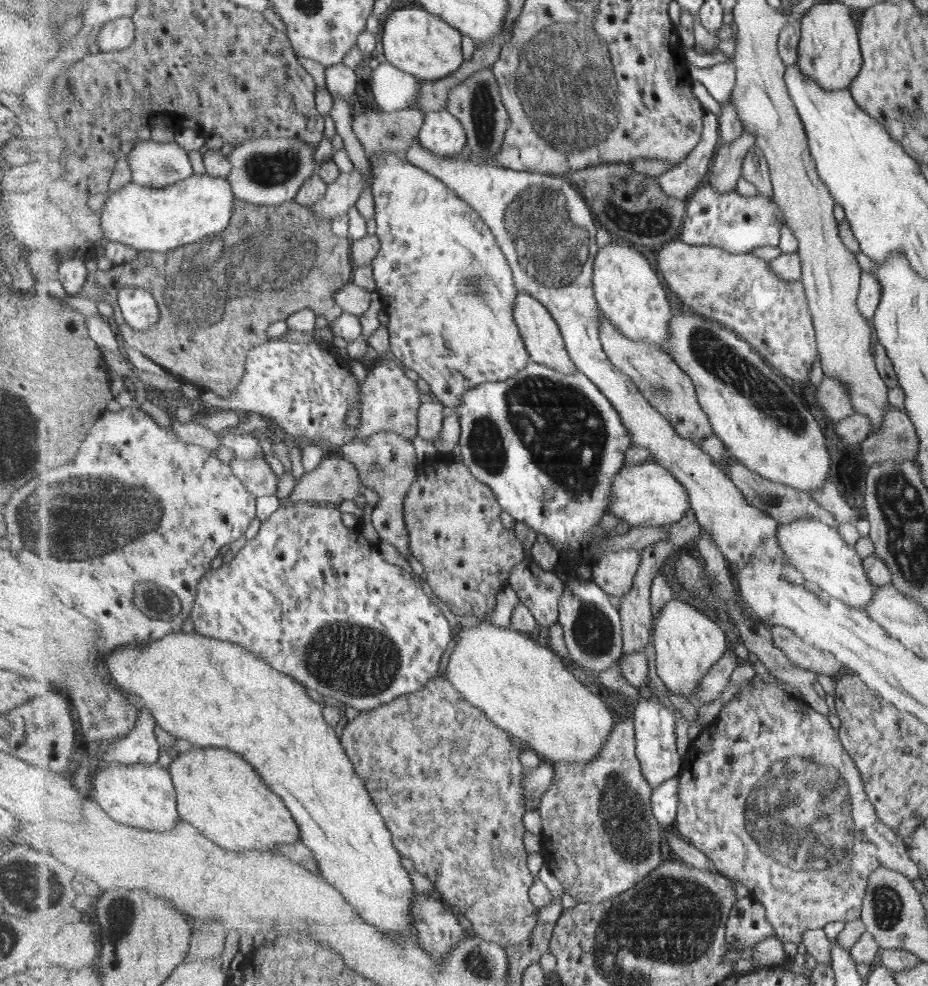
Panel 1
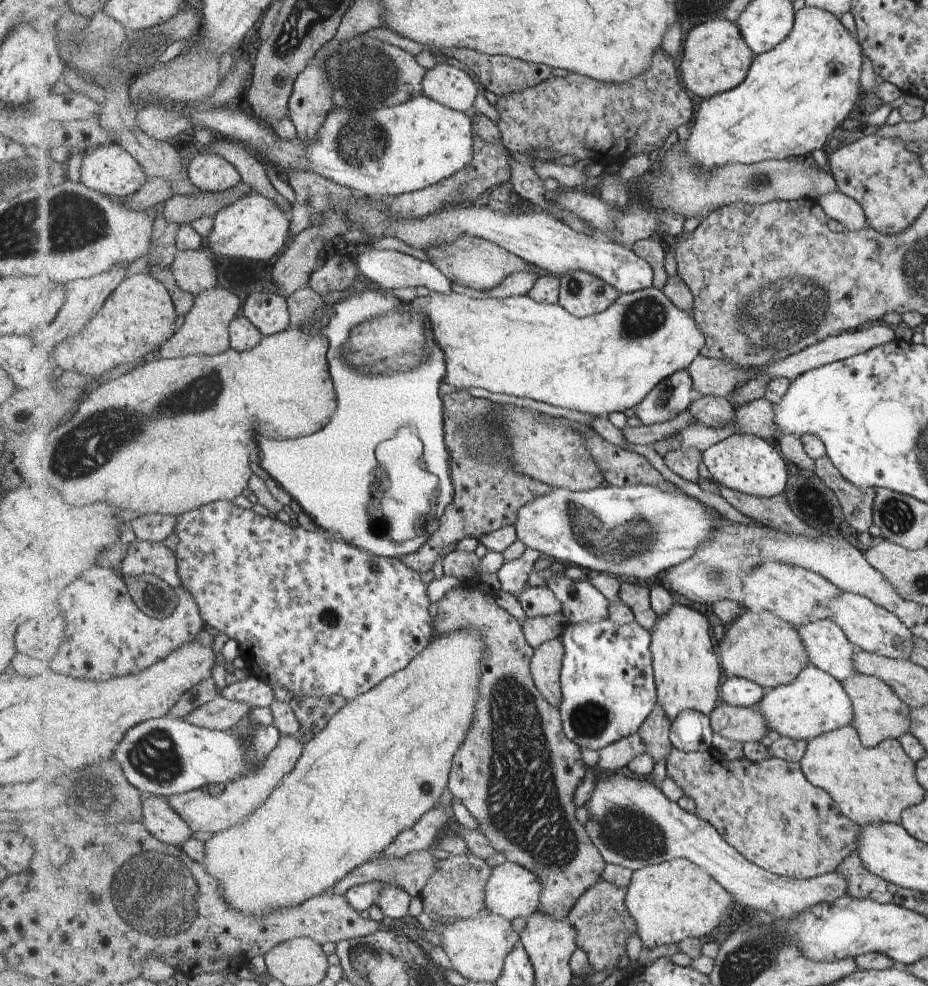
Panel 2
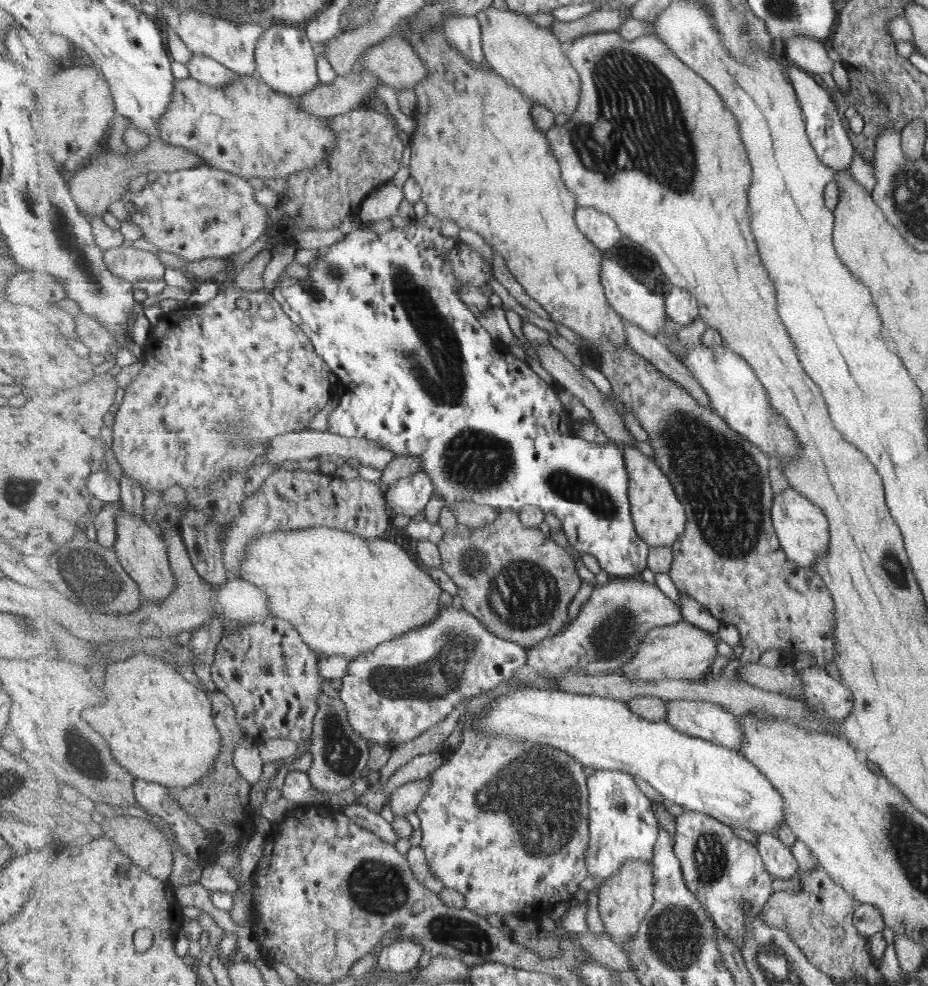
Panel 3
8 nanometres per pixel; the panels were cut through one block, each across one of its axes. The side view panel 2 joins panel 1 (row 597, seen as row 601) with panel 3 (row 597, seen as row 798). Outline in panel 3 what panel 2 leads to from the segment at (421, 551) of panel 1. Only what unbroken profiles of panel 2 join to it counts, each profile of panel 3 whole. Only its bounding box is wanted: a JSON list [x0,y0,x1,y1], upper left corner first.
[438,511,582,648]

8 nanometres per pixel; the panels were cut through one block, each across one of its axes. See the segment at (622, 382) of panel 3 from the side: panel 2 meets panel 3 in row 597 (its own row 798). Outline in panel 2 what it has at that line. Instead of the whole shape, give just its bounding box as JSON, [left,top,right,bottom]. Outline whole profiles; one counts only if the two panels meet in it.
[667,748,862,879]

